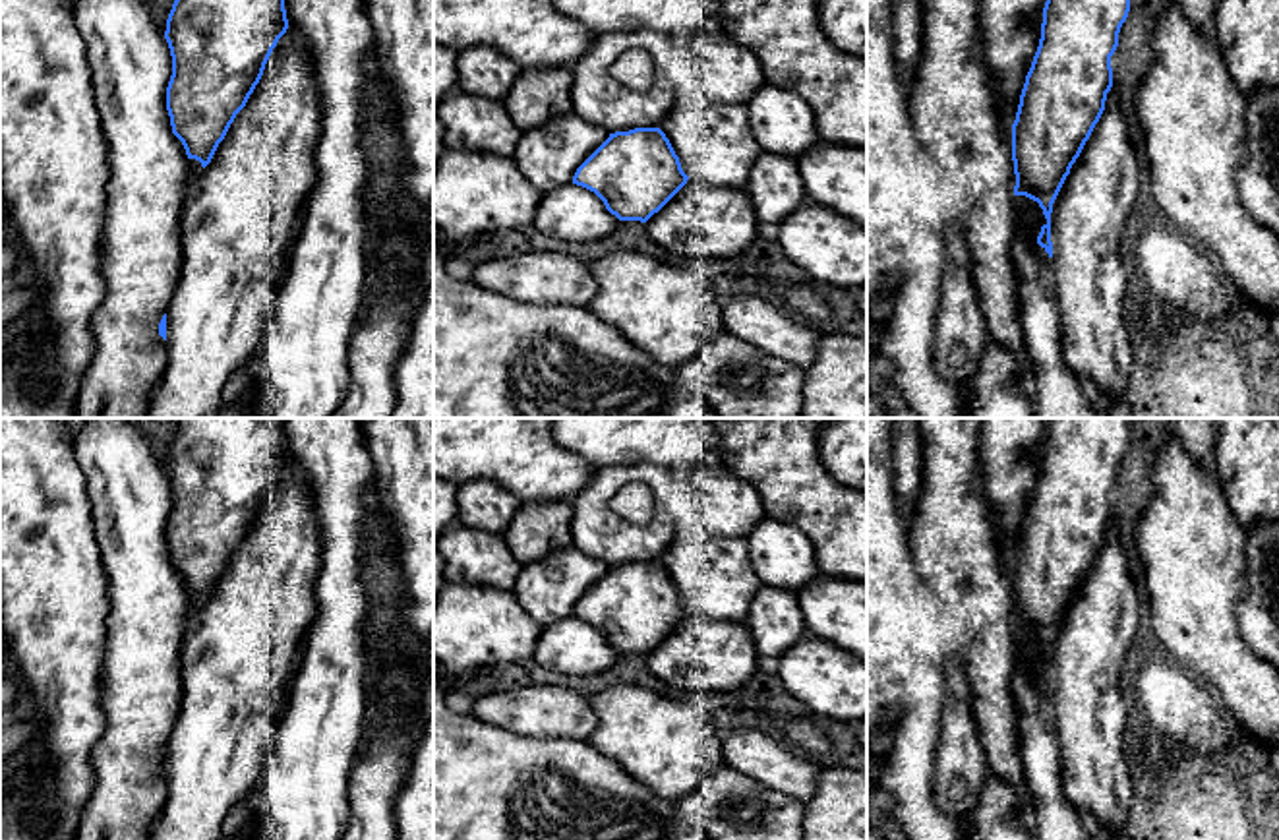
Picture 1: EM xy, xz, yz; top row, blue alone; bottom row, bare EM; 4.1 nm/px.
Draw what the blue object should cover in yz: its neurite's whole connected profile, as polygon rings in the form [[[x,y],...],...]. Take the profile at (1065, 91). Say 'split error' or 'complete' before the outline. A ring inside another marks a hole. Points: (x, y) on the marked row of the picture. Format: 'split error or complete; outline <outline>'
complete; outline [[[1047,0],[1041,39],[1020,95],[1012,124],[1014,195],[1039,203],[1047,223],[1037,244],[1053,257],[1053,203],[1099,122],[1113,87],[1111,56],[1130,12],[1130,0]]]

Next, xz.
complete; outline [[[660,128],[610,134],[573,176],[573,184],[594,192],[619,221],[640,223],[658,213],[687,180]]]

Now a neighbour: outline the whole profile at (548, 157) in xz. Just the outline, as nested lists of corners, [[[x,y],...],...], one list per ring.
[[[577,114],[522,132],[513,161],[542,194],[573,182],[577,168],[610,137]]]

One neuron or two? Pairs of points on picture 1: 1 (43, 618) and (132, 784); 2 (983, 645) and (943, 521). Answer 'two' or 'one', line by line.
1: two
2: one

